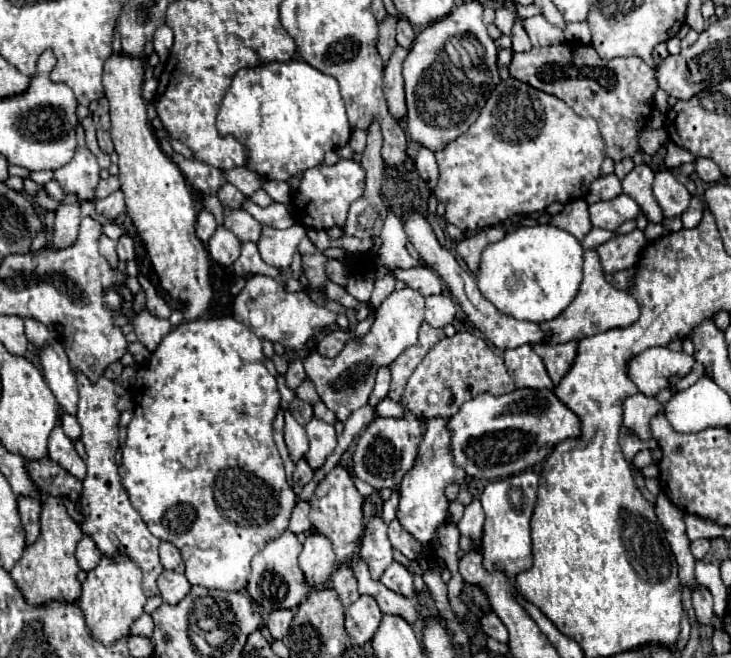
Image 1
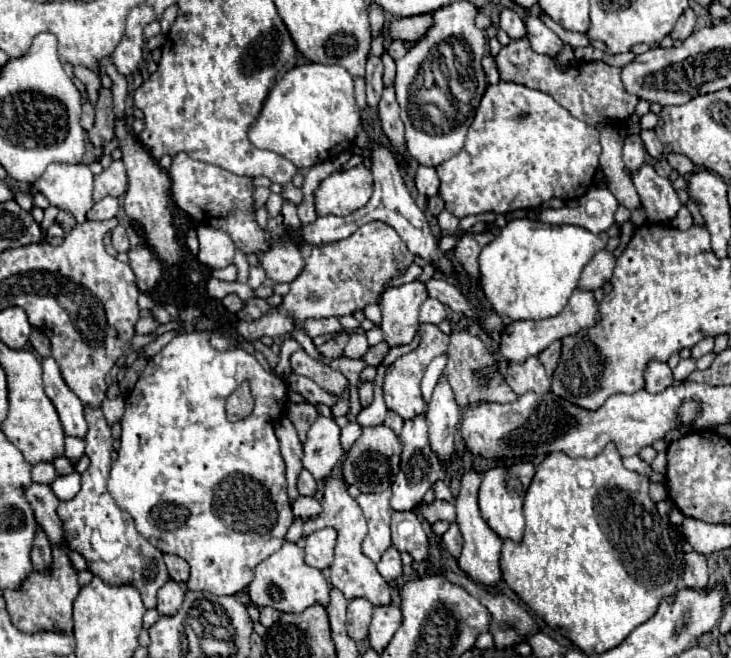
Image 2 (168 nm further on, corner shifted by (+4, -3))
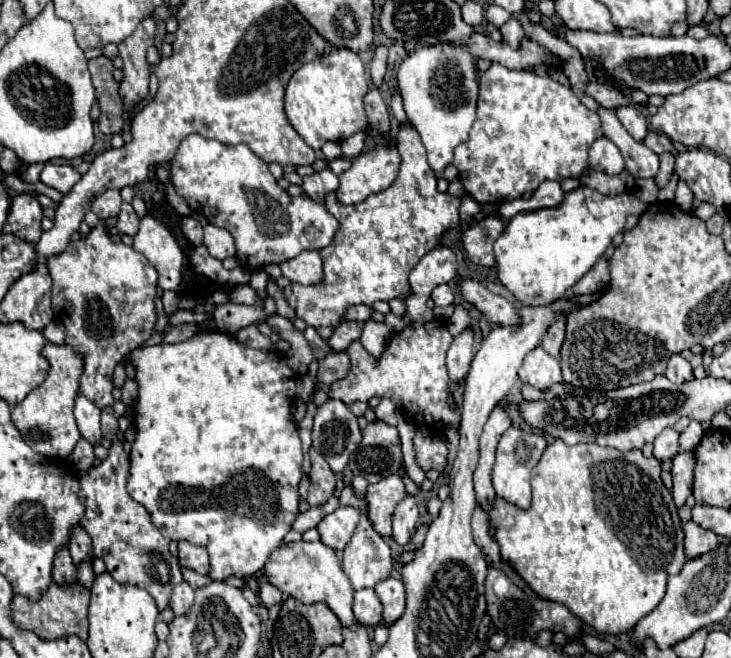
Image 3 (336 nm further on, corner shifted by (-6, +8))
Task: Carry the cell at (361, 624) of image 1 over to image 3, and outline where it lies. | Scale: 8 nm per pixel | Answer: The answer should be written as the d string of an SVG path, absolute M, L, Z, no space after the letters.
M360 589L354 593L354 617L358 623L374 627L382 621L382 603L374 589Z

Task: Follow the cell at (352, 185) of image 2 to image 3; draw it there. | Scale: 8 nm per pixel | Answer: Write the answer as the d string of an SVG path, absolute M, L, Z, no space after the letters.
M376 145L360 153L340 179L336 197L342 205L362 203L368 195L388 189L398 177L400 155L396 145Z

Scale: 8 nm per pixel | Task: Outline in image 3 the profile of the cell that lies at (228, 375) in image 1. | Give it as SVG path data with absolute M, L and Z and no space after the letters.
M198 331L190 339L174 345L154 345L146 349L136 349L130 353L136 365L136 381L138 381L138 401L136 401L136 441L130 451L130 475L128 475L128 495L144 505L152 517L152 523L168 537L170 541L188 541L192 545L202 545L210 555L210 573L208 577L214 581L226 581L228 577L252 577L262 571L266 559L272 549L280 547L282 539L290 531L294 519L298 517L298 483L302 479L302 445L298 437L298 427L290 419L290 397L292 385L284 379L286 375L294 375L282 355L274 351L258 351L240 345L232 335L220 331Z

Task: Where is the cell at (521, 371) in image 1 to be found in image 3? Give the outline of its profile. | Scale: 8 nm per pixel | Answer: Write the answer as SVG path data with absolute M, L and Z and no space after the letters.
M536 347L532 353L526 355L520 371L520 381L534 385L536 389L548 389L554 383L562 383L560 363L548 355L542 347Z

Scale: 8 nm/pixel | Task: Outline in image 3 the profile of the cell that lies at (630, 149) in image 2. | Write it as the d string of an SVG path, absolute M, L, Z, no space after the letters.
M618 107L616 109L616 117L620 119L620 123L624 125L624 129L636 139L636 141L644 141L644 137L648 135L648 123L646 123L646 115L634 107Z

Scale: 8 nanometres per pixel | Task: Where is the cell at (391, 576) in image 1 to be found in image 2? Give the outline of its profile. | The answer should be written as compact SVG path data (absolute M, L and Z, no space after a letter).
M390 546L390 548L382 554L382 558L380 558L380 562L378 562L378 572L384 576L384 580L396 580L396 578L402 576L400 552L398 552L394 546Z

